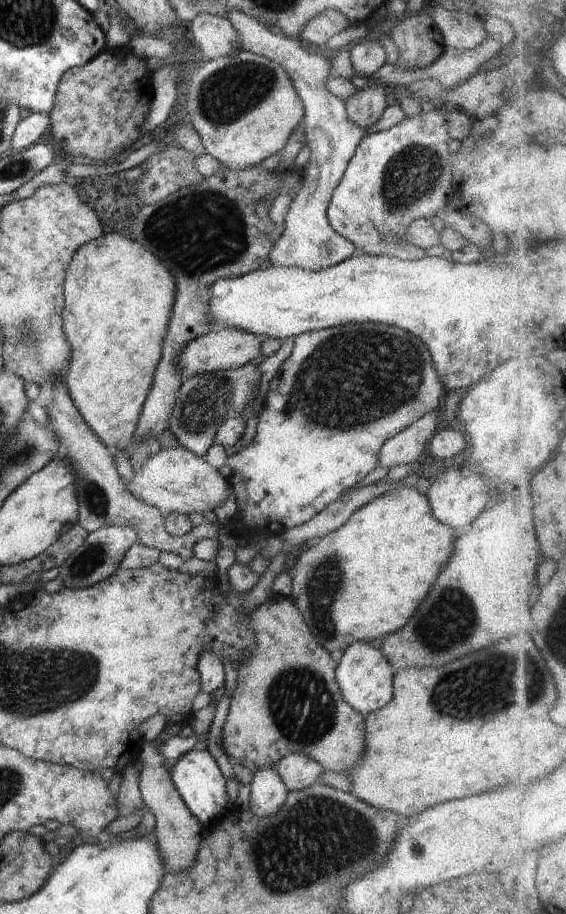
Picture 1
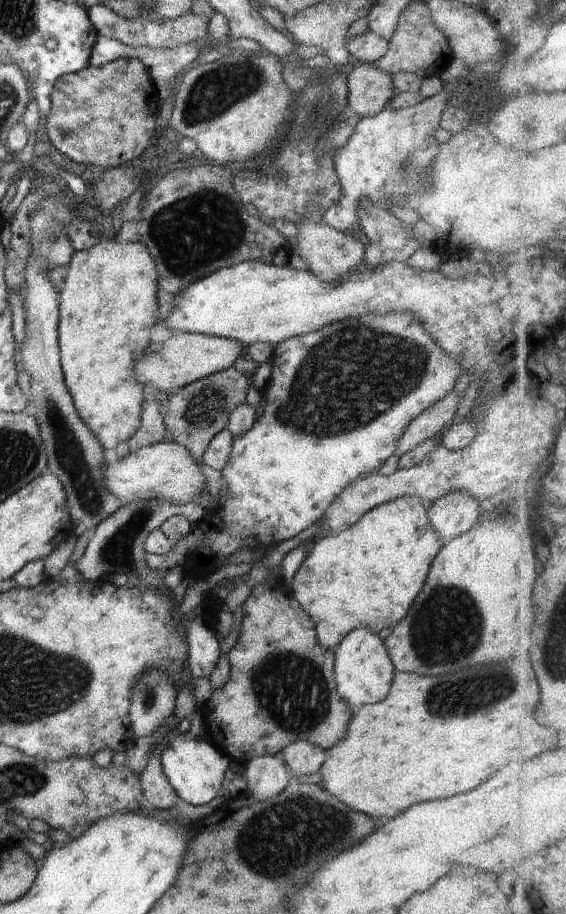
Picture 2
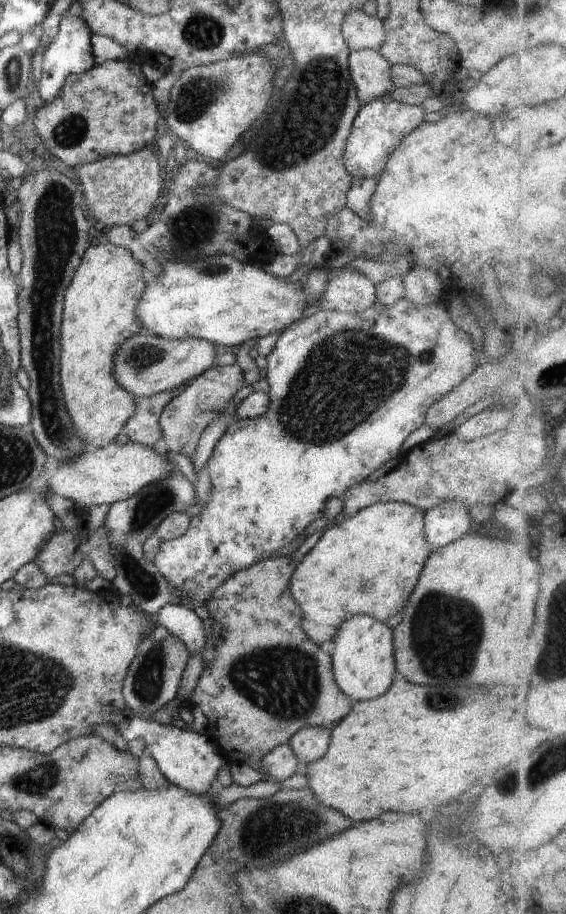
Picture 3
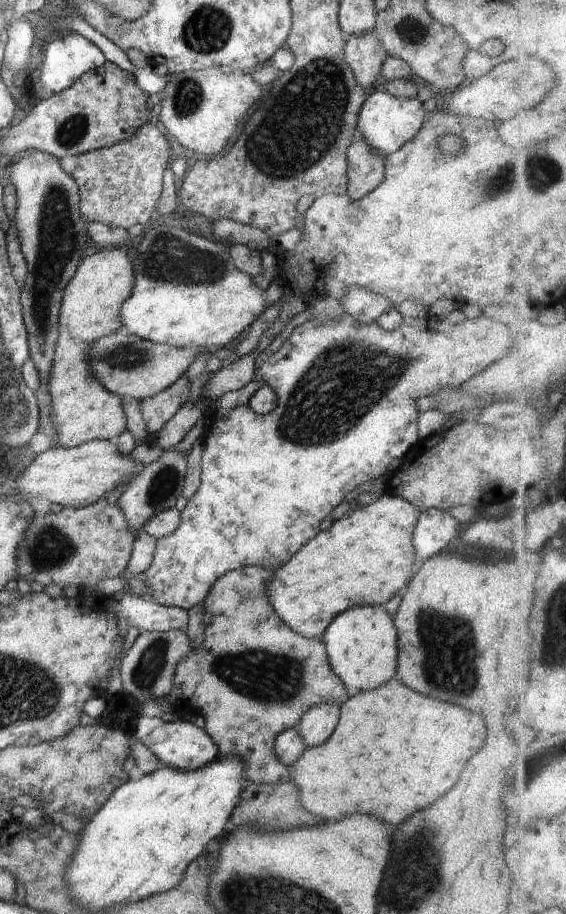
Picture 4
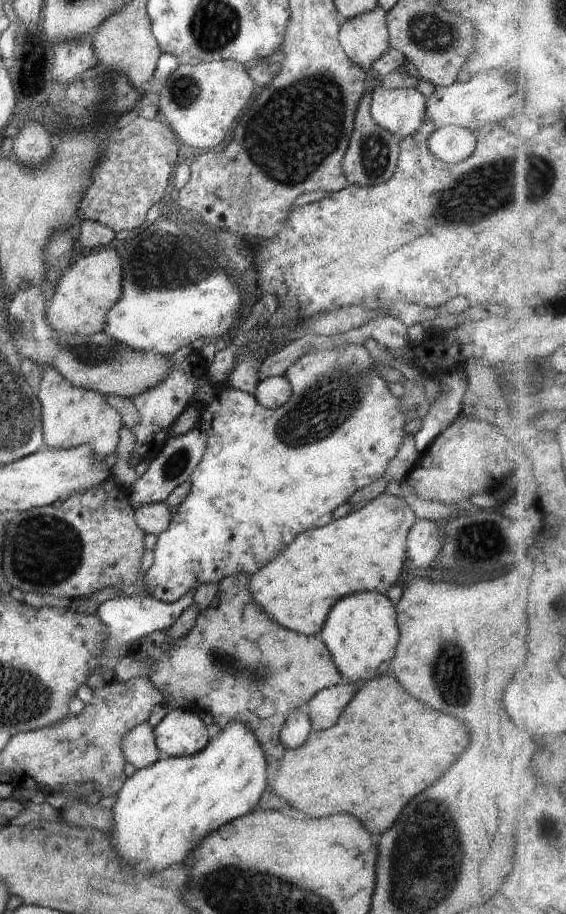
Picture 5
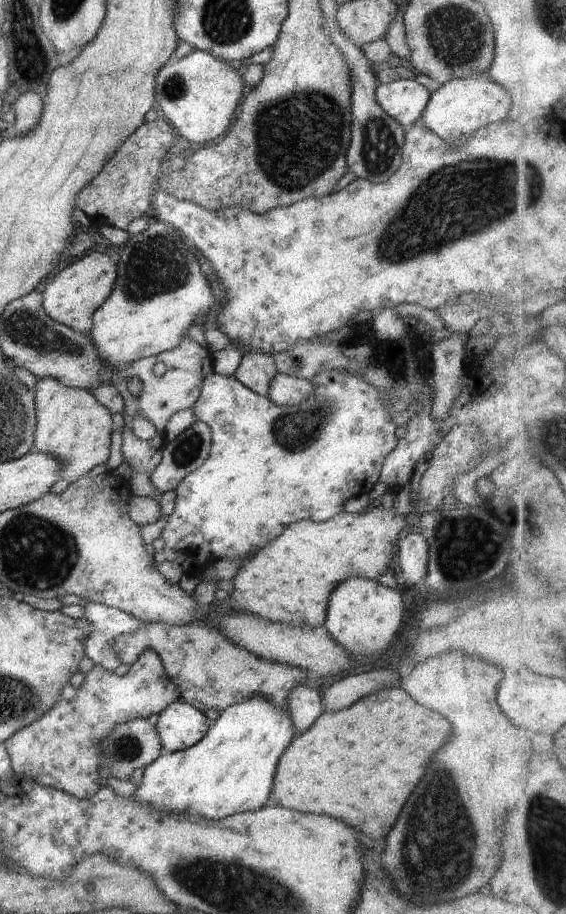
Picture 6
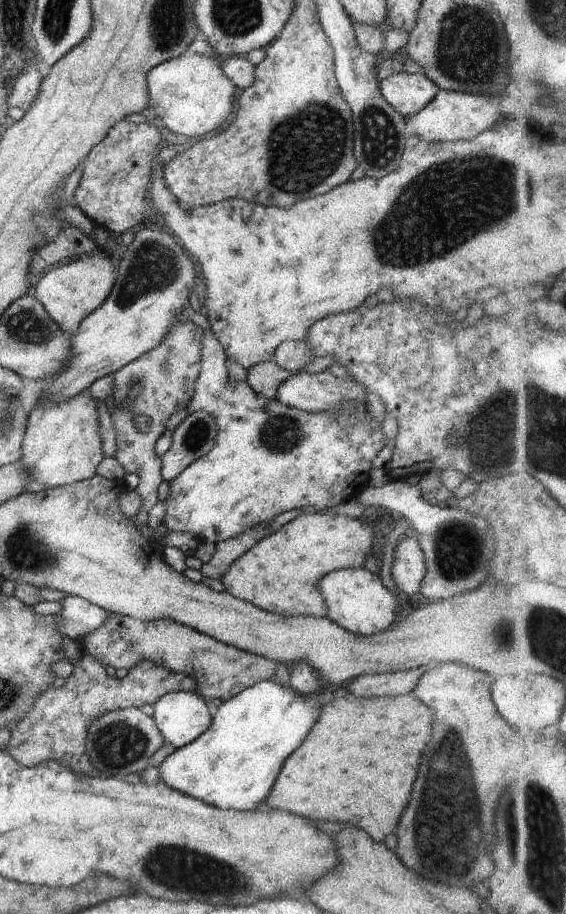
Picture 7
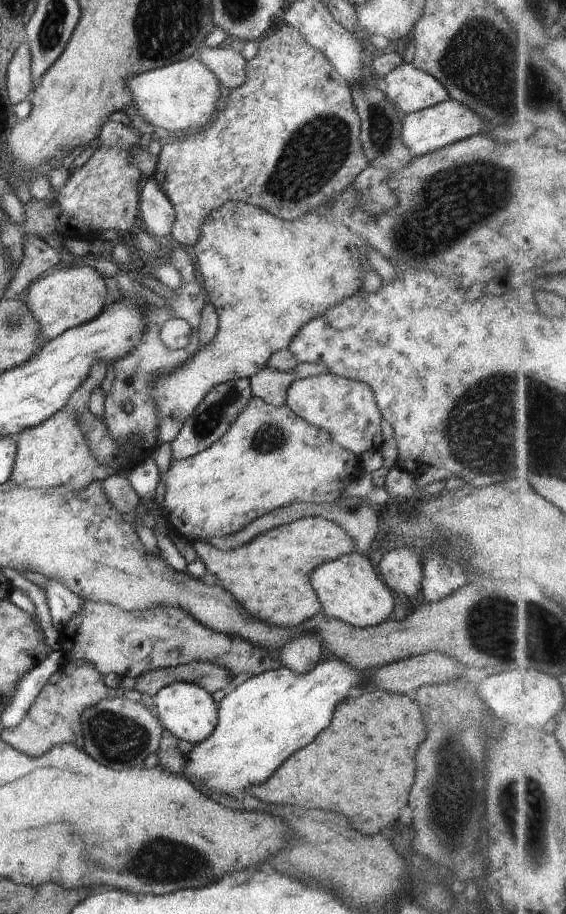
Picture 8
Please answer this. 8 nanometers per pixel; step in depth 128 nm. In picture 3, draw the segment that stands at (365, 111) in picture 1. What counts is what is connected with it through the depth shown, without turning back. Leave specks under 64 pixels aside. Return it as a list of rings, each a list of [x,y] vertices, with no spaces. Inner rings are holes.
[[[350,52],[349,69],[361,106],[381,99],[396,87],[391,79],[391,64],[379,52]]]

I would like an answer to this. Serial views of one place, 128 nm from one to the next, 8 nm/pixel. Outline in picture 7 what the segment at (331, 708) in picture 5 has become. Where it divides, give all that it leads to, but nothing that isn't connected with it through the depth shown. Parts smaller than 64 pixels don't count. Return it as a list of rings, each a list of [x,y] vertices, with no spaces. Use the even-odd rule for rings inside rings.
[[[420,666],[418,669],[412,669],[407,671],[390,671],[387,670],[385,673],[367,674],[356,677],[353,682],[346,688],[349,694],[346,696],[382,696],[382,697],[397,697],[408,695],[413,691],[413,688],[417,685],[420,675],[423,675],[424,671],[427,671],[428,666]]]

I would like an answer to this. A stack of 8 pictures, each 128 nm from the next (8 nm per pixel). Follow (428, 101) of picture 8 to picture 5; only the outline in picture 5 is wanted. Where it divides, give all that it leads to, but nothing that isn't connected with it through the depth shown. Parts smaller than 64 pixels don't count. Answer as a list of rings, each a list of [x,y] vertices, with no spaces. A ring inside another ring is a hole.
[[[378,87],[372,91],[370,115],[374,122],[378,122],[378,126],[394,132],[402,140],[406,136],[412,136],[414,132],[418,132],[418,128],[426,121],[426,106],[427,102],[424,95],[414,88],[387,90]]]

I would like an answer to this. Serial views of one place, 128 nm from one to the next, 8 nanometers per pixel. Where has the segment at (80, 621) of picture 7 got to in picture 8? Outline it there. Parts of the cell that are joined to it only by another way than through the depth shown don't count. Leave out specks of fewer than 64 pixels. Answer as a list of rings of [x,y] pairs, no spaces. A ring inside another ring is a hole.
[[[47,580],[46,587],[41,589],[46,593],[53,626],[60,630],[81,611],[83,600],[63,584]]]

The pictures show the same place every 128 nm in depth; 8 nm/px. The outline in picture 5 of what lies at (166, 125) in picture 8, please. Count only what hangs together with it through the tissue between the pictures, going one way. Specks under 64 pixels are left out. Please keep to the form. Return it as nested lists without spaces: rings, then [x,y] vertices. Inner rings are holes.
[[[230,59],[201,62],[194,66],[180,65],[162,83],[159,118],[188,146],[200,152],[211,151],[224,142],[234,120],[246,109],[257,91],[247,70],[247,66]]]

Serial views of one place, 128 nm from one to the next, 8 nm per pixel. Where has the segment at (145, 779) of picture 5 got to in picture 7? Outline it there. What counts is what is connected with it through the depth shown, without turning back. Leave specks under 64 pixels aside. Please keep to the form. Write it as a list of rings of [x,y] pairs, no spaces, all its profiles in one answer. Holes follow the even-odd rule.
[[[262,681],[239,692],[235,697],[222,701],[220,706],[212,711],[210,728],[189,745],[177,748],[159,765],[158,782],[162,780],[168,788],[216,808],[244,811],[258,808],[270,794],[286,757],[305,740],[319,710],[326,702],[326,697],[320,694],[320,690],[314,695],[304,697],[288,685]]]

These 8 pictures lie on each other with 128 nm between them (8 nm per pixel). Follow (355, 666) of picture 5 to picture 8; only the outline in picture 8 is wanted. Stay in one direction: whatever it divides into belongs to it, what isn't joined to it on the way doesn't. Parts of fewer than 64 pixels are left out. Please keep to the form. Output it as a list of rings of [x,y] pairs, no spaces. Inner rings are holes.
[[[358,552],[338,557],[314,569],[311,585],[320,601],[322,612],[334,620],[368,628],[392,618],[395,593],[384,583],[369,559]]]

